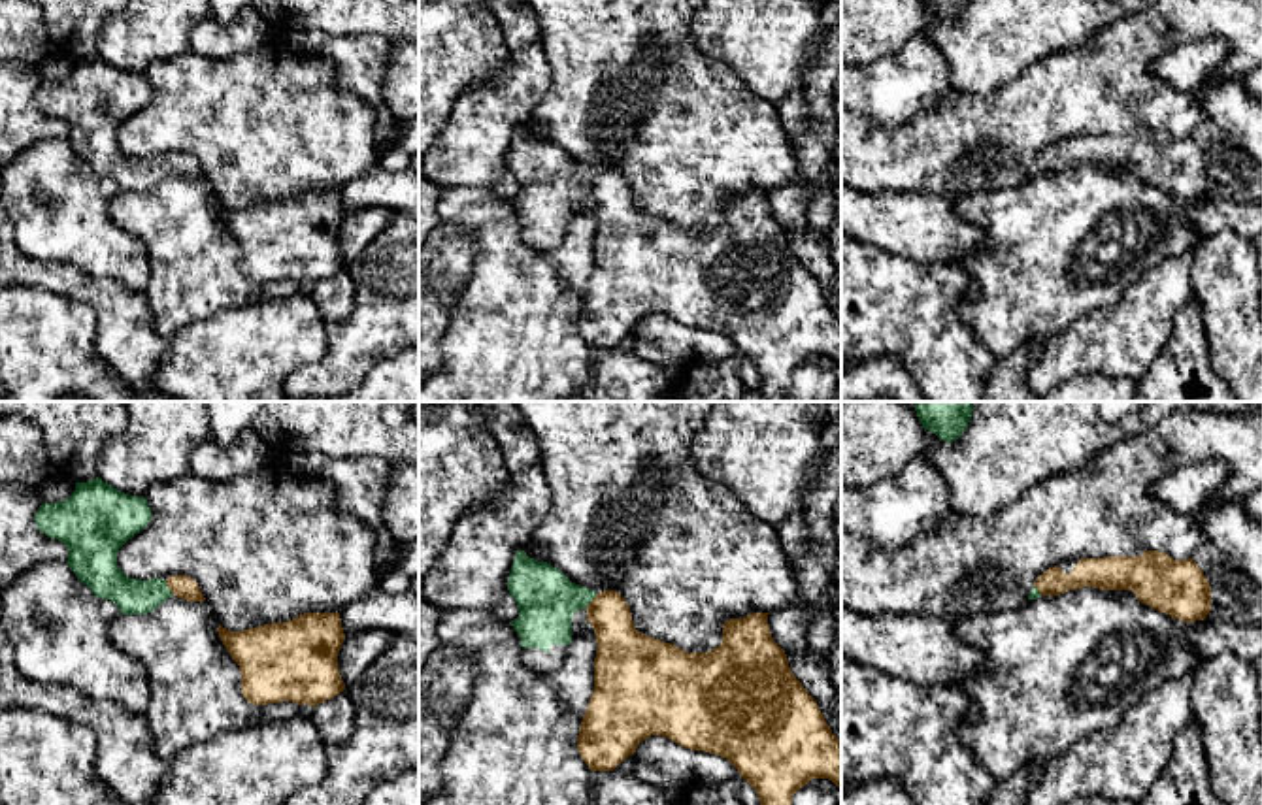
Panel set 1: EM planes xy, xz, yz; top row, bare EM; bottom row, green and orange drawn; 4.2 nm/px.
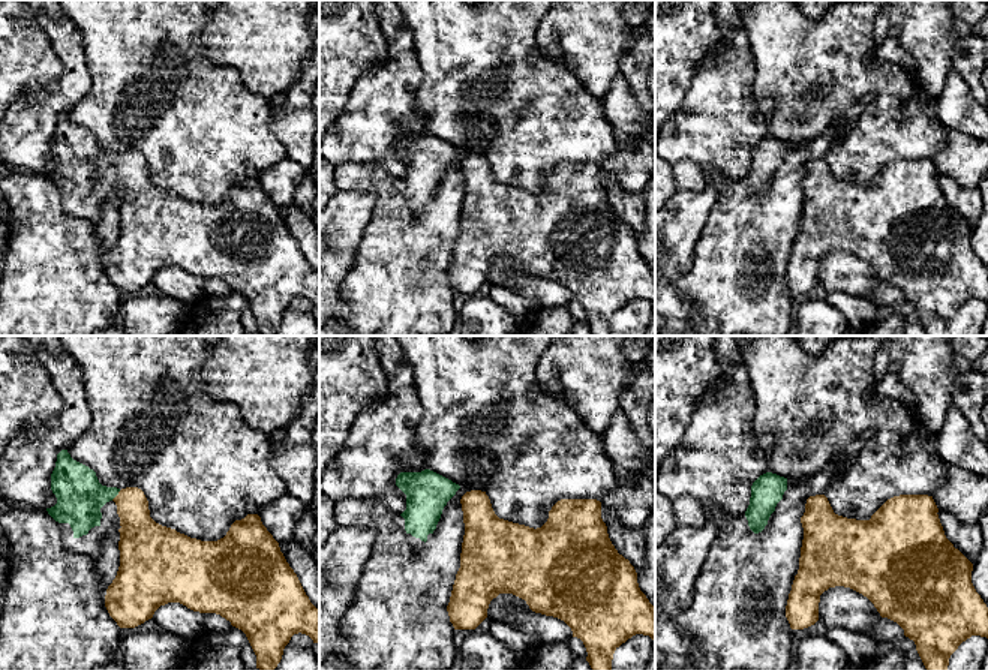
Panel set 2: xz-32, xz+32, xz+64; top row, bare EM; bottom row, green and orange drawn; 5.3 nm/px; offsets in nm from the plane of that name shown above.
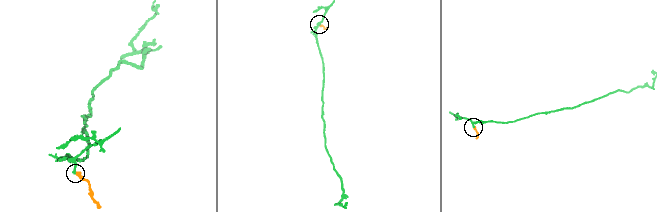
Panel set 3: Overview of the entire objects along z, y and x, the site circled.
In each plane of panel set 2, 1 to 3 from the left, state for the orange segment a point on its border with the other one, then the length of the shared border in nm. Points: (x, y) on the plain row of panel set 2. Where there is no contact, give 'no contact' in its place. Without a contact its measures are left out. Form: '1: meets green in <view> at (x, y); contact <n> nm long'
1: meets green in xz-32 at (116, 159); contact 80 nm long
2: no contact
3: no contact

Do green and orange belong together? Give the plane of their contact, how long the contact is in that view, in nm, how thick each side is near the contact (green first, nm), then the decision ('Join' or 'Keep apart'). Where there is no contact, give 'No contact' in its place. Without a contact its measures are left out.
Touches green in xy. Shared border 80 nm. Thickness 160 nm (green) against 100 nm. Join

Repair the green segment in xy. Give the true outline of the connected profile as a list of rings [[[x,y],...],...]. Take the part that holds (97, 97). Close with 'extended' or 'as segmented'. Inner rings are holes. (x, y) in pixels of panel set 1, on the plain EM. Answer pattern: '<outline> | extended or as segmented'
[[[100,55],[75,60],[64,79],[42,81],[36,104],[68,124],[66,141],[96,175],[113,179],[123,192],[145,192],[168,175],[206,179],[198,160],[187,153],[130,156],[117,143],[119,126],[140,111],[153,90],[141,74],[125,72]]] | extended

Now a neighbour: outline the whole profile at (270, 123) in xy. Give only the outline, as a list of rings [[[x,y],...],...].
[[[274,36],[232,60],[208,60],[187,51],[175,58],[149,64],[143,75],[153,94],[140,111],[119,126],[119,147],[140,158],[155,155],[166,158],[172,153],[194,156],[219,202],[230,209],[287,200],[304,190],[341,190],[377,166],[375,109],[338,85],[338,68],[332,58],[304,53],[285,36]]]

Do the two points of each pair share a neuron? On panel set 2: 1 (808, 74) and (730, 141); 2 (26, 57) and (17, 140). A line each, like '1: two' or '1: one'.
1: two
2: two

